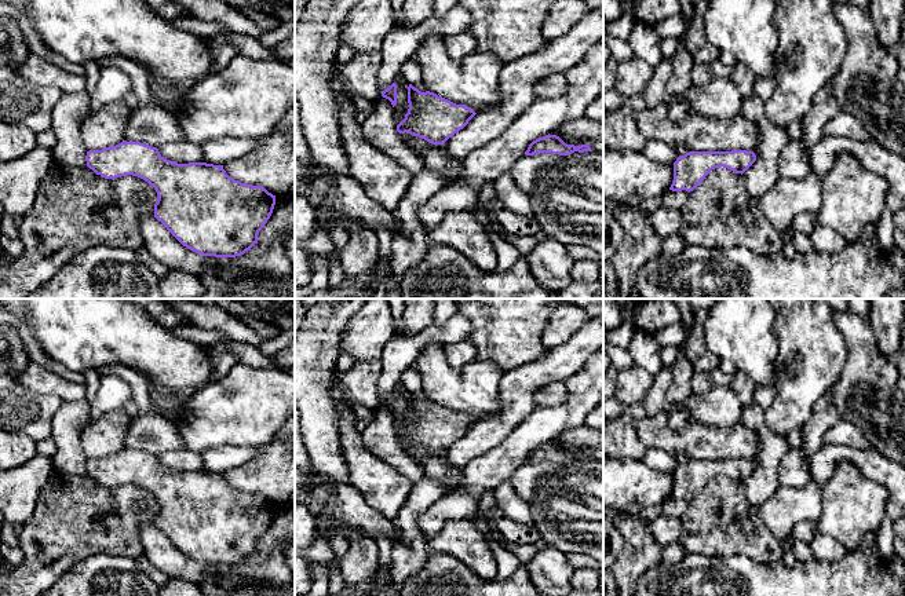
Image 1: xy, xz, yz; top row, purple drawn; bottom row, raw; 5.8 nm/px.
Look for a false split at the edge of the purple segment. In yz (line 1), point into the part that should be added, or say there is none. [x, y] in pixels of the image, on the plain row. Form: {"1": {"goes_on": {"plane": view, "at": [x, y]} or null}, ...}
{"1": {"goes_on": null}}

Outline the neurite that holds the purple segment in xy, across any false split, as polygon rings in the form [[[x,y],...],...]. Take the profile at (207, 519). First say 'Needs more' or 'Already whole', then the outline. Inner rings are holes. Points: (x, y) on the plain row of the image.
Already whole. [[[127,450],[102,458],[90,458],[87,475],[105,487],[132,483],[157,500],[154,526],[187,557],[202,564],[236,566],[258,552],[258,542],[270,527],[275,504],[263,494],[234,489],[223,473],[207,471],[178,472],[164,467],[157,456]]]

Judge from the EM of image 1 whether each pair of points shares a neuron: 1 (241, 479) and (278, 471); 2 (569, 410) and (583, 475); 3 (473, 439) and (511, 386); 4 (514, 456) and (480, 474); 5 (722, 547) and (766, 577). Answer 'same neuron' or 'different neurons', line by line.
1: same neuron
2: different neurons
3: same neuron
4: same neuron
5: different neurons

